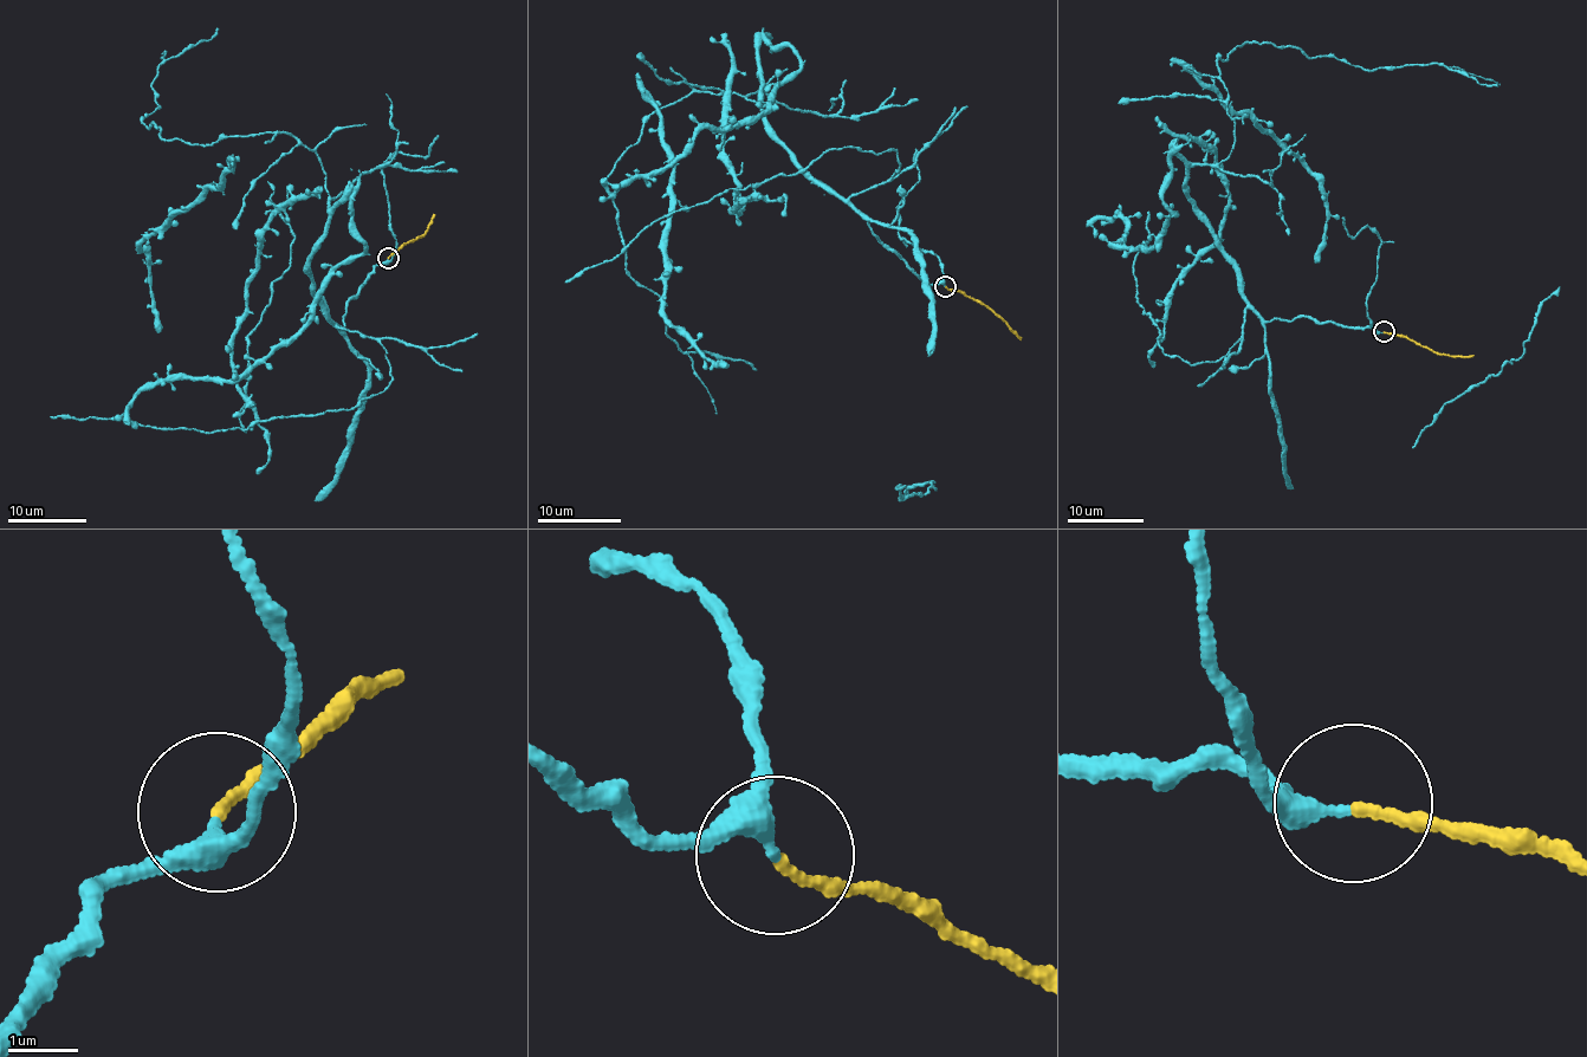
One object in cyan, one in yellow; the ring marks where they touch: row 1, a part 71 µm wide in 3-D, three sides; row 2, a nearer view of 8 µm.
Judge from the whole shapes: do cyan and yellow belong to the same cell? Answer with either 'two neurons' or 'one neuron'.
one neuron

